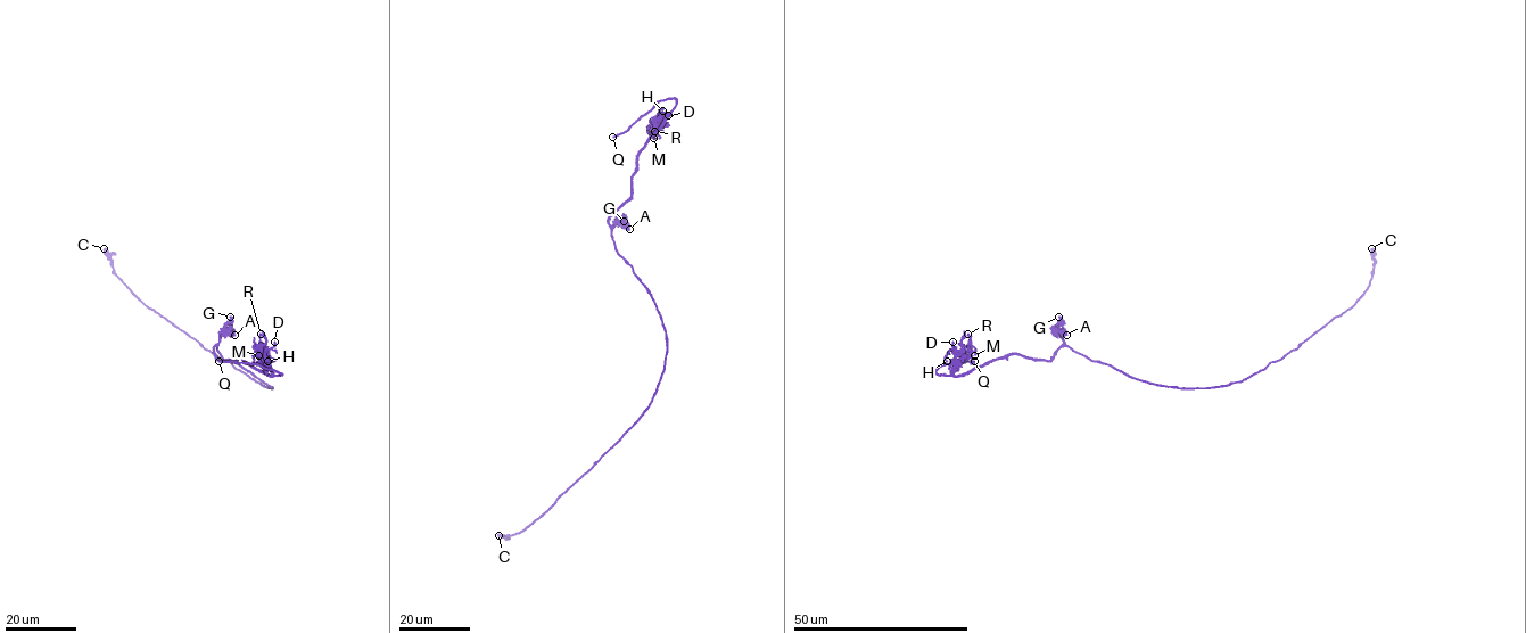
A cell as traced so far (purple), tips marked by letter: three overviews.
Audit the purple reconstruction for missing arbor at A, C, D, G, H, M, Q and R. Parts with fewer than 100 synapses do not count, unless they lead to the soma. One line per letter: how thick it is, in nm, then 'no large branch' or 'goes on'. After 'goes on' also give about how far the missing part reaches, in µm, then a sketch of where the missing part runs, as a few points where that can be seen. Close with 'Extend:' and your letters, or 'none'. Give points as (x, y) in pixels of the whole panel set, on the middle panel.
A: calibre 200 nm; no large branch
C: calibre 480 nm; no large branch
D: calibre 200 nm; no large branch
G: calibre 360 nm; no large branch
H: calibre 190 nm; no large branch
M: calibre 160 nm; no large branch
Q: calibre 200 nm; goes on; missing 20 µm; course (612, 137), (605, 139), (577, 126), (574, 123), (577, 116)
R: calibre 160 nm; no large branch
Extend: Q

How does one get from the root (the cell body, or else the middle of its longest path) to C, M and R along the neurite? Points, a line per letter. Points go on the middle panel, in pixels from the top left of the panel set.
C: (659, 311), (666, 333), (667, 354), (663, 371), (646, 409), (526, 529), (506, 537), (498, 535)
M: (659, 311), (650, 292), (618, 253), (608, 223), (608, 218), (629, 198), (638, 155), (666, 116), (653, 138)
R: (659, 311), (650, 292), (618, 253), (608, 223), (608, 218), (629, 198), (638, 155), (654, 131)

